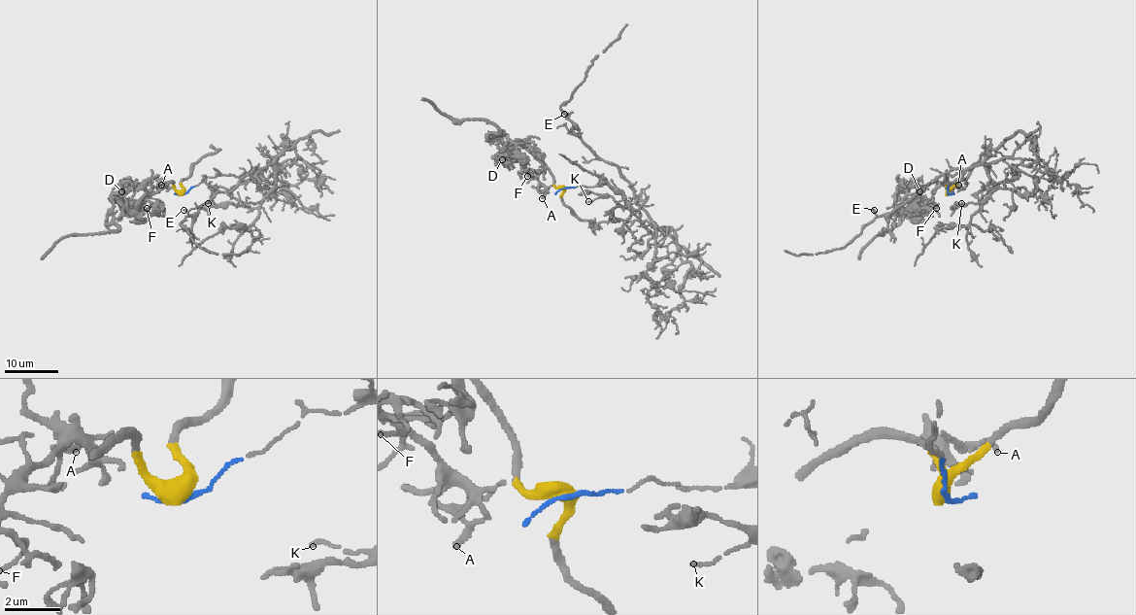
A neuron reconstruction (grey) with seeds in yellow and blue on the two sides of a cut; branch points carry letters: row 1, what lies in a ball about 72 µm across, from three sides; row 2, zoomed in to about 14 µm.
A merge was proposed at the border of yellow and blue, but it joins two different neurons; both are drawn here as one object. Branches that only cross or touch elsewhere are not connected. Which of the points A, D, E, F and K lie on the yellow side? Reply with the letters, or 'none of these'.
A, D, F

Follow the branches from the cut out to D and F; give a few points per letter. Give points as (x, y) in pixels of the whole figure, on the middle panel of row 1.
D: (563, 187), (556, 187), (549, 168), (524, 146), (512, 150), (502, 159)
F: (563, 187), (546, 186), (528, 170), (532, 174), (526, 177)

